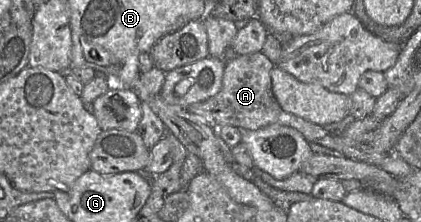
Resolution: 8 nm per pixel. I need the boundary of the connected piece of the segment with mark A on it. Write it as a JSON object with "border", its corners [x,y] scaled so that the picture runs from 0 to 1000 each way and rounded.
{"border":[[[622,239],[568,248],[537,275],[527,396],[511,432],[449,473],[442,495],[477,527],[506,581],[556,568],[568,581],[613,586],[641,563],[667,563],[703,581],[734,644],[786,667],[803,703],[865,730],[900,752],[926,694],[891,685],[876,649],[846,644],[812,608],[791,613],[767,572],[675,500],[646,414],[641,324],[651,306],[644,275]]]}

